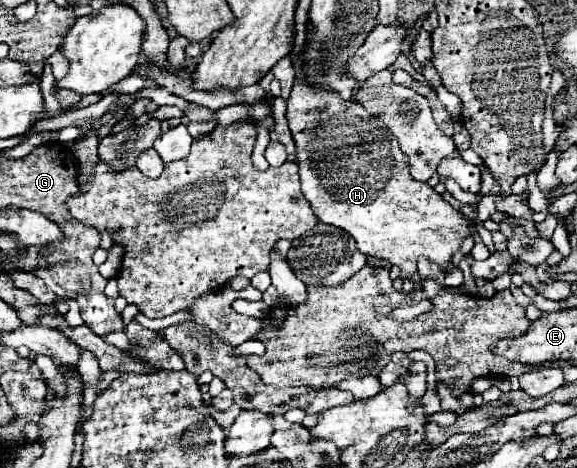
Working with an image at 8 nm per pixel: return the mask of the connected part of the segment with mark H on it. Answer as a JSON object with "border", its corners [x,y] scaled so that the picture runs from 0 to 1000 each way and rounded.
{"border":[[[532,47],[529,90],[508,132],[515,158],[511,179],[497,209],[497,261],[515,312],[515,350],[529,423],[542,440],[553,474],[608,500],[629,543],[692,568],[695,598],[709,598],[723,581],[726,551],[740,551],[764,577],[775,577],[782,547],[799,530],[802,513],[827,509],[820,483],[764,415],[737,389],[716,385],[705,338],[692,325],[685,291],[671,282],[660,256],[633,239],[626,265],[591,261],[591,252],[601,252],[598,214],[577,192],[532,175],[525,154],[532,137],[529,103],[539,94],[542,77],[546,60]]]}

